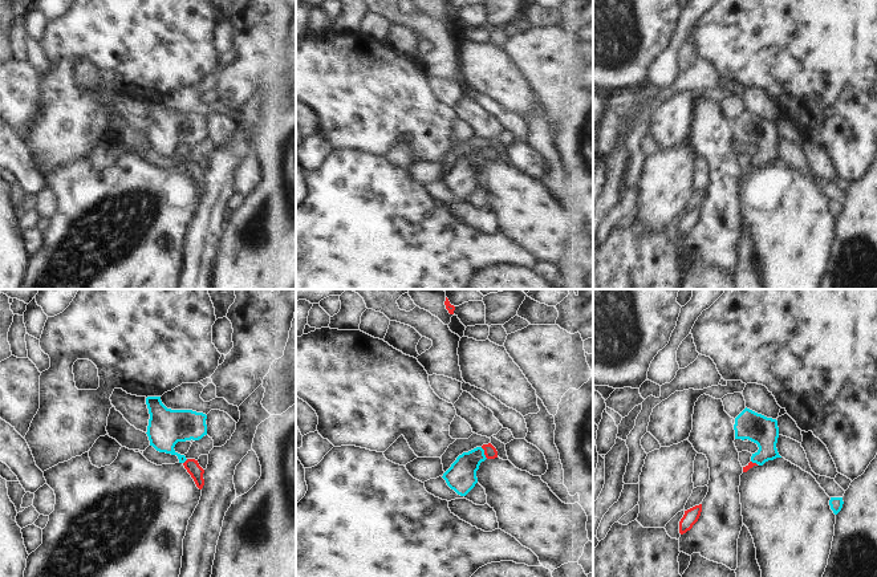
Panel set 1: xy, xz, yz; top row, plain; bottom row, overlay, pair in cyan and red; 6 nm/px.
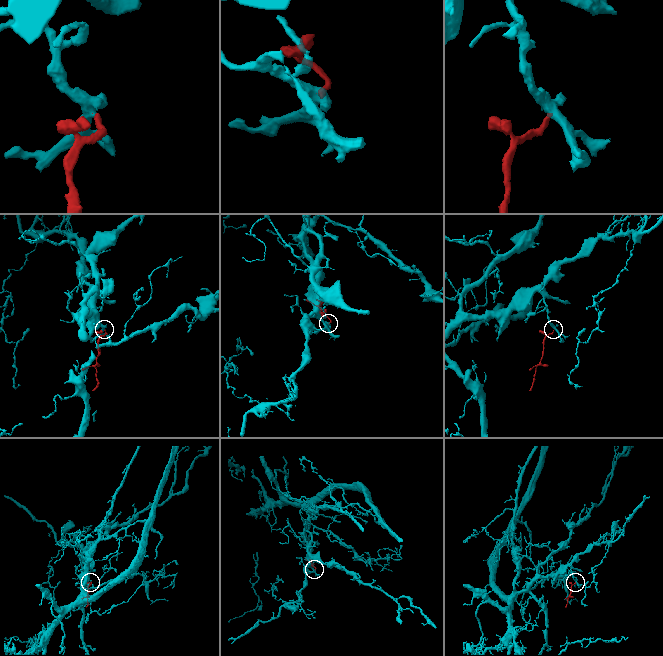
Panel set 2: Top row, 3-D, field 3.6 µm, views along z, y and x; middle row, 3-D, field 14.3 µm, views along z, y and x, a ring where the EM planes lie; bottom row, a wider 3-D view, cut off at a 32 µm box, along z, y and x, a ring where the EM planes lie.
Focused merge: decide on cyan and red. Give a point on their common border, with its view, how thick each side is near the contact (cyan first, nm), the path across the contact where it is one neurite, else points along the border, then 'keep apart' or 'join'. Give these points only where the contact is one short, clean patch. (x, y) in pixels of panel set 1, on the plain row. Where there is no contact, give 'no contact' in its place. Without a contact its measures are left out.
meets cyan in xz at (483, 155); 180 nm thick on the cyan side, 80 nm on the other; runs through xz (461, 179), (483, 155), (490, 154); join

